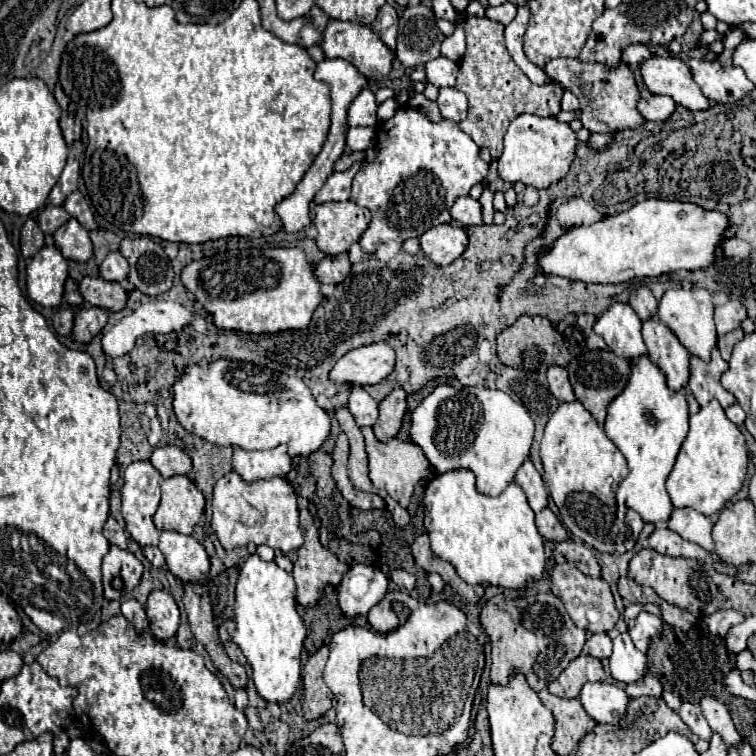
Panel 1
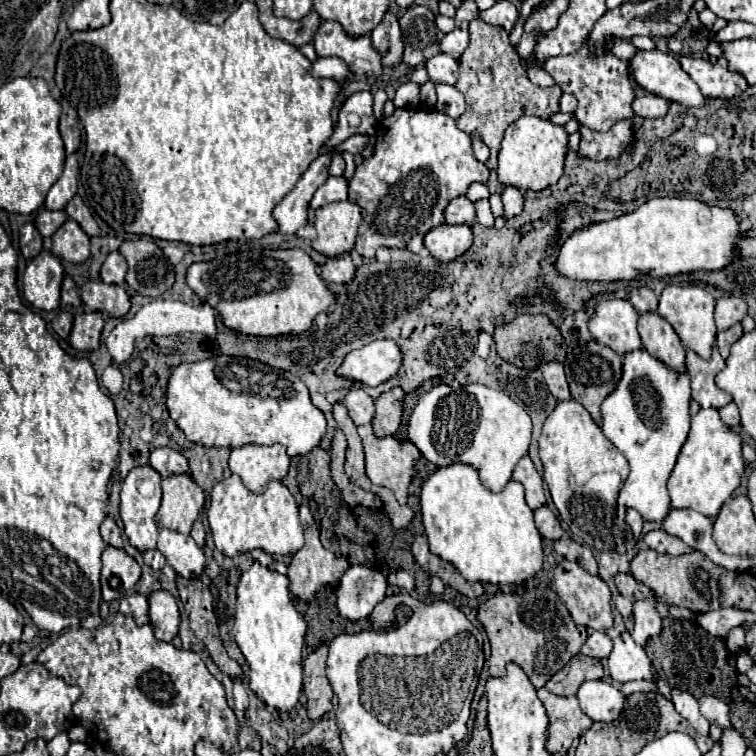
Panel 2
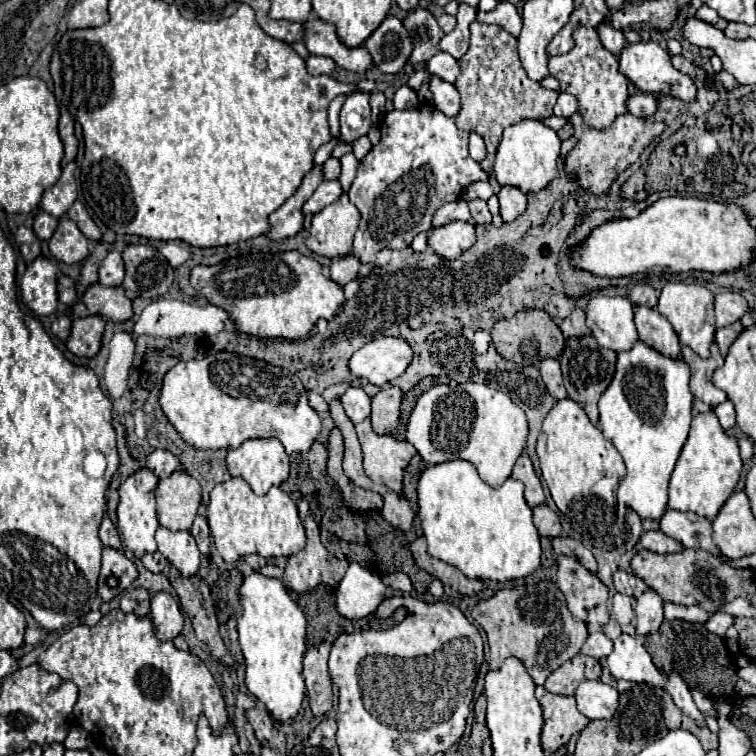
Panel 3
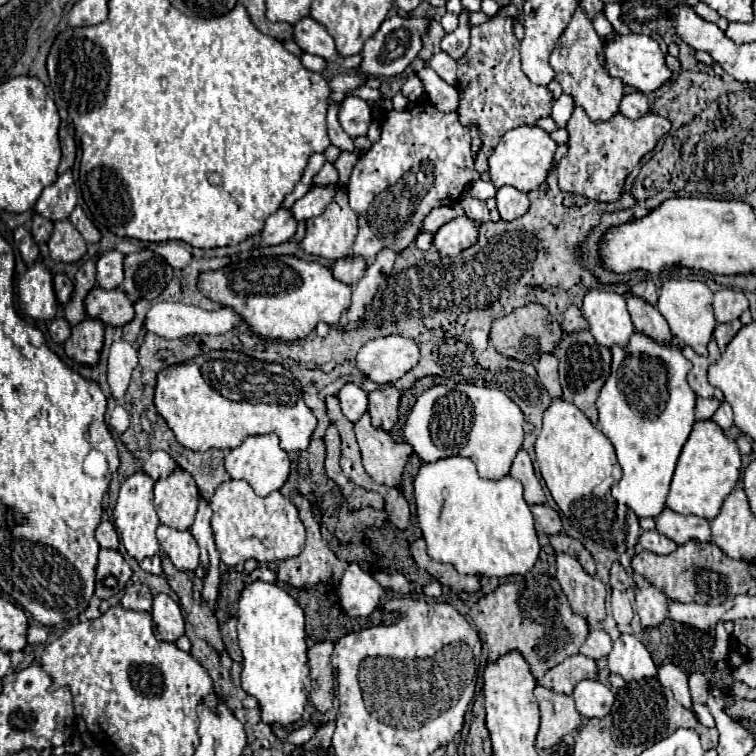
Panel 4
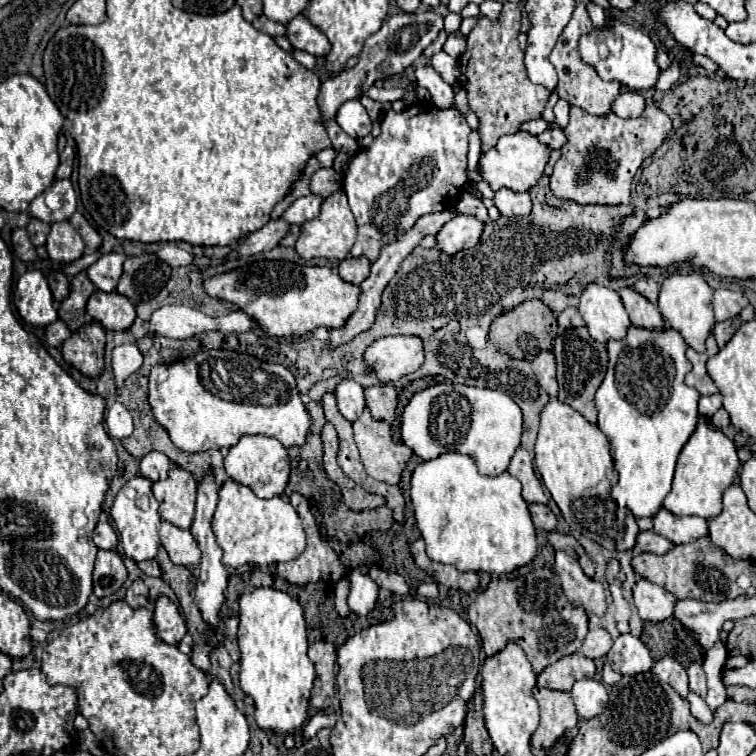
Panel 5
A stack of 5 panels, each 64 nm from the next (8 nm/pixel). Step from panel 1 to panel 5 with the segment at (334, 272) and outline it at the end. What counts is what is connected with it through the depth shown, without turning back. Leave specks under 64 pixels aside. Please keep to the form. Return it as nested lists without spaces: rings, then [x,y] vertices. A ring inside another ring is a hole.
[[[360,256],[360,258],[346,258],[340,262],[338,266],[338,274],[342,280],[350,282],[350,284],[360,284],[370,272],[370,260]]]

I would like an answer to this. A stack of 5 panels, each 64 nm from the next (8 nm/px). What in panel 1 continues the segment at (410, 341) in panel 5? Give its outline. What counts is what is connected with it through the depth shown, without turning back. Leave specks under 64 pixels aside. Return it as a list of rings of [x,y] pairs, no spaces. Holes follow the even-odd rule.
[[[374,342],[346,352],[330,370],[334,384],[378,384],[394,368],[394,350],[386,342]]]

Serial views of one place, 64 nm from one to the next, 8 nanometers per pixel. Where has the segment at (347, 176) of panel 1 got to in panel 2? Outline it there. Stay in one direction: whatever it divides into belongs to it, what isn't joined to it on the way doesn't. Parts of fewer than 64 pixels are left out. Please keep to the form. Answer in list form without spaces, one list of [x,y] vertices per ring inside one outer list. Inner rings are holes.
[[[330,176],[314,194],[310,206],[320,208],[330,202],[348,200],[348,180],[344,176]]]

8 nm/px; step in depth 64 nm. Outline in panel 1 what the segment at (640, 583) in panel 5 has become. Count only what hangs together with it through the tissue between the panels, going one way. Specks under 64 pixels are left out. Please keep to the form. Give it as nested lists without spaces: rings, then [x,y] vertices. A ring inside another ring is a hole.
[[[640,612],[636,618],[636,626],[630,630],[632,642],[640,652],[646,652],[652,638],[656,638],[660,634],[662,634],[662,620],[648,612]]]

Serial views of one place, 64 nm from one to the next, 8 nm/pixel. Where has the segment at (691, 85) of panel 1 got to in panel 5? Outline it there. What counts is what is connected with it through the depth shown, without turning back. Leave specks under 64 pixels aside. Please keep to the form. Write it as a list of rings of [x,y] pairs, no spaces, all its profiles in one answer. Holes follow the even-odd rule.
[[[614,20],[606,24],[602,30],[592,30],[580,38],[580,52],[586,64],[594,66],[602,80],[618,80],[620,84],[628,86],[630,90],[652,90],[660,76],[660,66],[656,64],[656,44],[650,40],[648,34],[640,32],[638,28]]]

